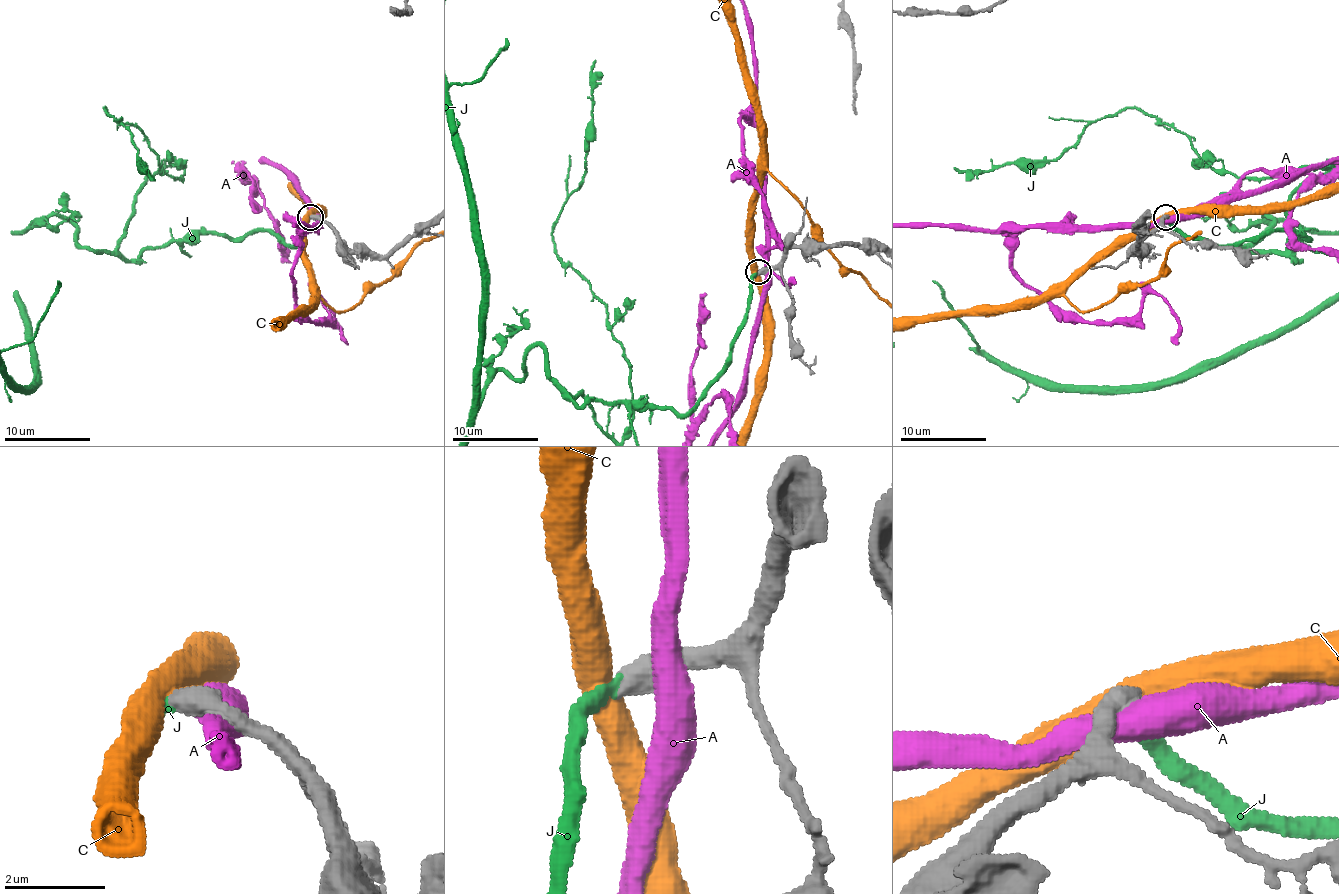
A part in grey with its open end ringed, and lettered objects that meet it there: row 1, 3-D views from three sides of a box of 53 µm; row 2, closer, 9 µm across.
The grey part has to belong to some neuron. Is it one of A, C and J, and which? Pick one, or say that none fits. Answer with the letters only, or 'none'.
J

